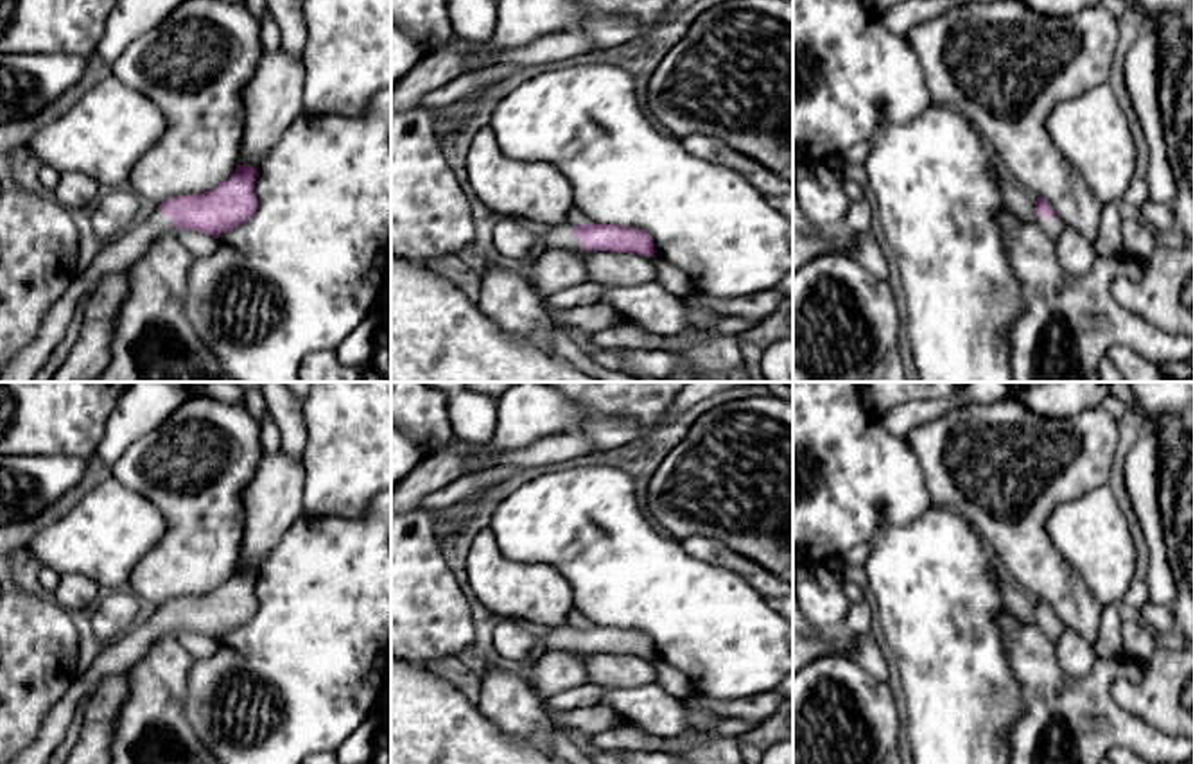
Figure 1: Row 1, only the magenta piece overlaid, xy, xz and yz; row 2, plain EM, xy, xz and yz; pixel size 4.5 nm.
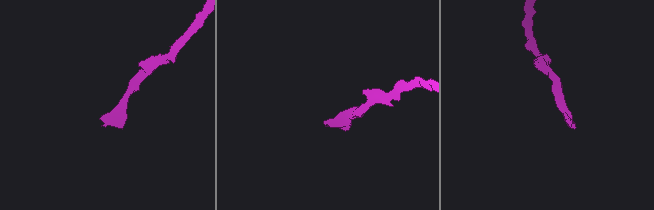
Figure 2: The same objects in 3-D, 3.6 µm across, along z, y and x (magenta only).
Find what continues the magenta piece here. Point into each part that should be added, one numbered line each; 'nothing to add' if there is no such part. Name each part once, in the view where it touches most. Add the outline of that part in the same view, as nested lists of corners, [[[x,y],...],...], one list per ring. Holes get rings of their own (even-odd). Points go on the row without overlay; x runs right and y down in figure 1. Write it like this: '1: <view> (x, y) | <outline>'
1: xy (121, 655) | [[[145,613],[127,633],[111,644],[104,644],[102,653],[81,674],[61,703],[48,714],[34,744],[25,748],[9,764],[45,764],[54,748],[63,739],[72,714],[84,705],[108,674],[118,674],[140,662],[149,647],[161,637],[178,637],[176,626],[161,613]]]

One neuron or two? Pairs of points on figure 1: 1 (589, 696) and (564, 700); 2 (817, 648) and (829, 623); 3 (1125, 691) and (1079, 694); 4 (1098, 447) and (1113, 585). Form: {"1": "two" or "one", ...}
{"1": "one", "2": "two", "3": "two", "4": "two"}

